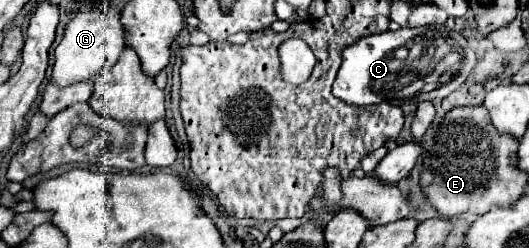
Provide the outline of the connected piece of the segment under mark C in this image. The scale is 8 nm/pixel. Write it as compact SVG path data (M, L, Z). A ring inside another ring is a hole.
M445 26L399 28L365 36L343 50L343 64L333 84L333 94L347 104L405 104L405 100L421 94L423 78L439 64L439 60L457 50L457 42Z

